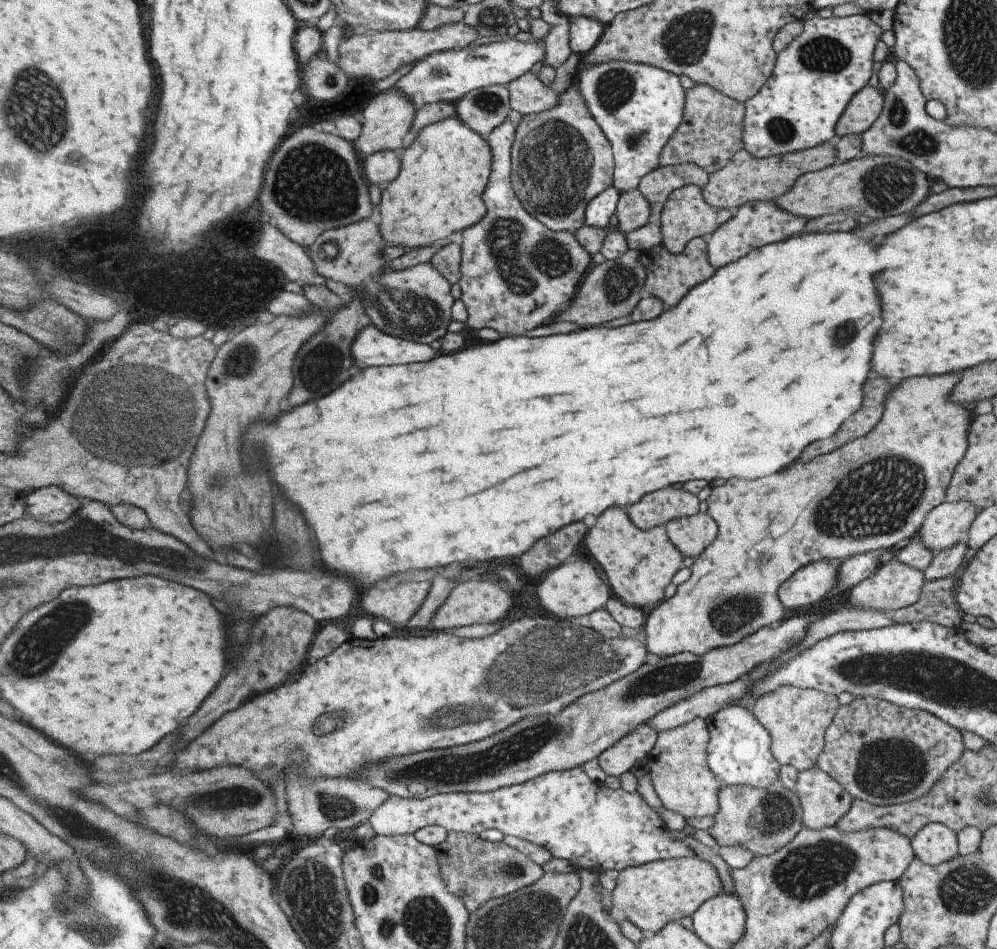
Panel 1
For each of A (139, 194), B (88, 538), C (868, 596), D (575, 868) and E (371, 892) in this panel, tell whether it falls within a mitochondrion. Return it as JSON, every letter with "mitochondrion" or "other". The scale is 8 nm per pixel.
{"A":"other","B":"mitochondrion","C":"other","D":"other","E":"mitochondrion"}

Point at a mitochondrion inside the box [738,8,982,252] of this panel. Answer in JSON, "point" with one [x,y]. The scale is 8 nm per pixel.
{"point":[886,183]}

